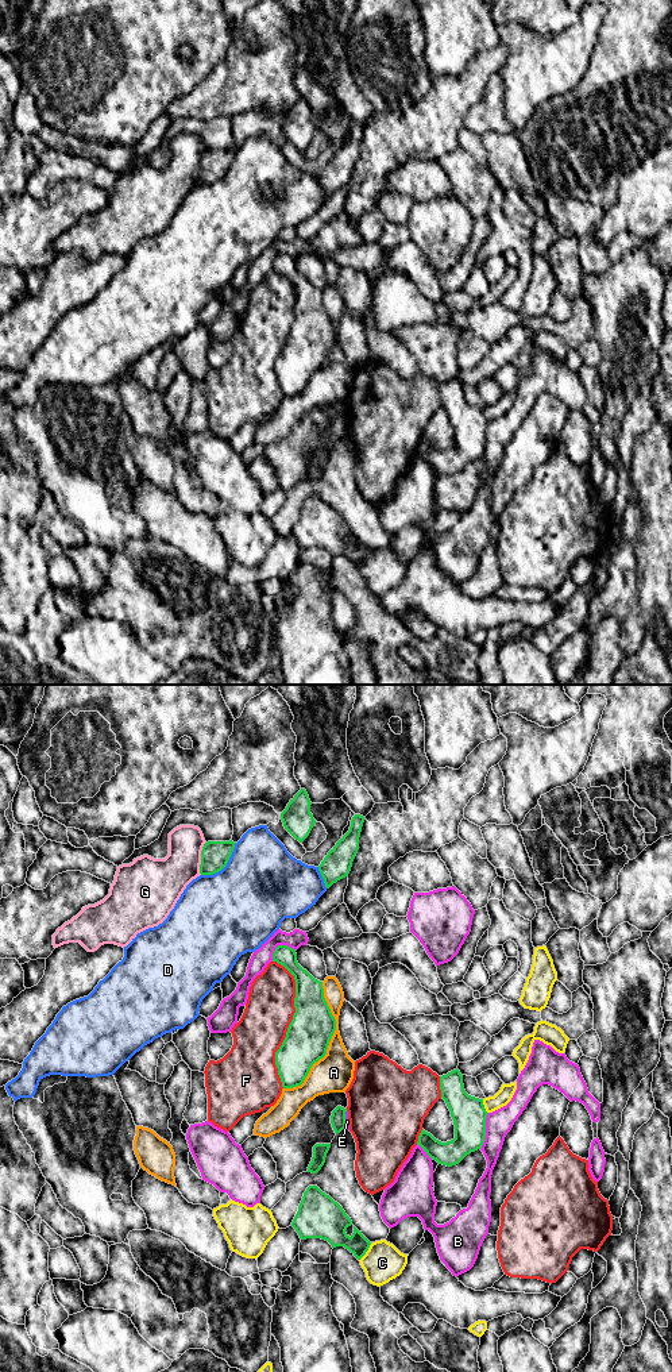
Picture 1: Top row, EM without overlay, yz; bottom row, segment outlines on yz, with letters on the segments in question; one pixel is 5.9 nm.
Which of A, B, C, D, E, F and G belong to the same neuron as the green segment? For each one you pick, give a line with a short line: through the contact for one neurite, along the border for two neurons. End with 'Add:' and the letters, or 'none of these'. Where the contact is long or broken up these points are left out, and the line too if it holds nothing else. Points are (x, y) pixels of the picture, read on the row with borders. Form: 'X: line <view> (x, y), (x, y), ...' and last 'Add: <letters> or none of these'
Add: none of these

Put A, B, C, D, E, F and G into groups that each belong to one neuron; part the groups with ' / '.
A / B / C / D / E / F / G

